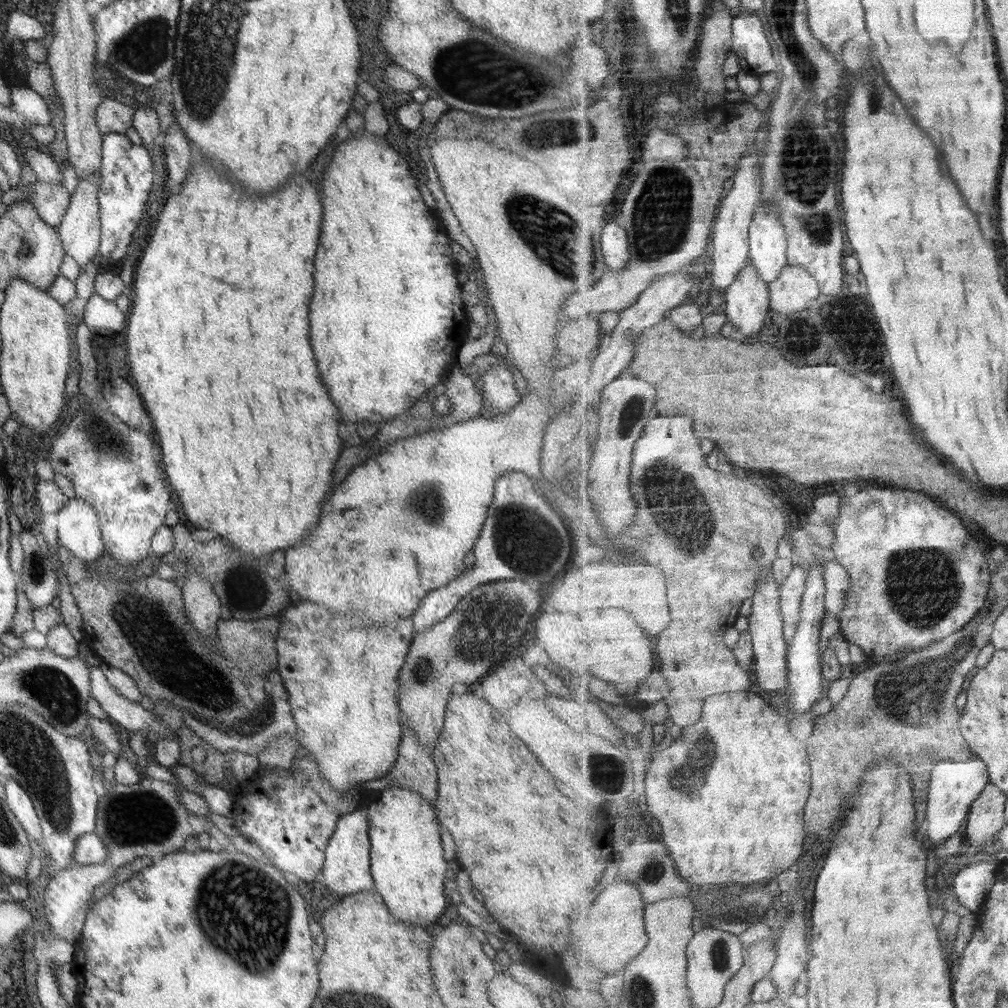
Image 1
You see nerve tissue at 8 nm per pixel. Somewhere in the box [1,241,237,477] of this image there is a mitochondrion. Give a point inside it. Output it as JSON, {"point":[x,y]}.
{"point":[101,436]}

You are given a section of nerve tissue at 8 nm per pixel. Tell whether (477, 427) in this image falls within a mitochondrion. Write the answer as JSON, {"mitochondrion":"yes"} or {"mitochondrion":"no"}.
{"mitochondrion":"no"}

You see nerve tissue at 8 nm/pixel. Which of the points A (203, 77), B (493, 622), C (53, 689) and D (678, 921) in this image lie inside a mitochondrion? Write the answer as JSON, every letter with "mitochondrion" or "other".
{"A":"mitochondrion","B":"mitochondrion","C":"mitochondrion","D":"other"}

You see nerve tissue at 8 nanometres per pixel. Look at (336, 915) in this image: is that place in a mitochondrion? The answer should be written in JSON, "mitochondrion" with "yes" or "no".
{"mitochondrion":"no"}

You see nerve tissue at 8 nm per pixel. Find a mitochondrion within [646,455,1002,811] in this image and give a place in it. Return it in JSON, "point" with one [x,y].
{"point":[923,687]}

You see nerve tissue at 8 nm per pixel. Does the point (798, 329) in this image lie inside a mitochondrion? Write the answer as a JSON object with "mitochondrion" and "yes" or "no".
{"mitochondrion":"no"}

